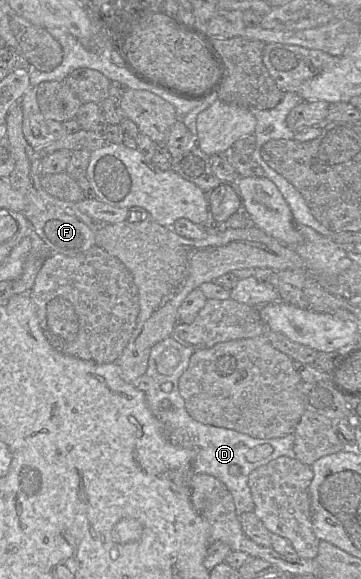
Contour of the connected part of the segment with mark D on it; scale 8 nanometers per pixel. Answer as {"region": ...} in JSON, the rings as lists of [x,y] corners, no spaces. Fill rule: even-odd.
{"region":[[[171,337],[160,341],[151,349],[145,374],[133,384],[145,393],[149,409],[162,422],[170,441],[175,445],[195,451],[193,471],[214,476],[227,486],[233,496],[236,513],[239,516],[244,512],[254,511],[254,503],[248,485],[249,474],[278,457],[295,458],[295,436],[292,433],[281,438],[258,439],[235,430],[205,425],[194,420],[189,415],[179,392],[179,379],[188,368],[194,352],[193,348],[184,346]],[[260,445],[272,446],[273,452],[258,462],[249,462],[247,460],[248,451]]]}

